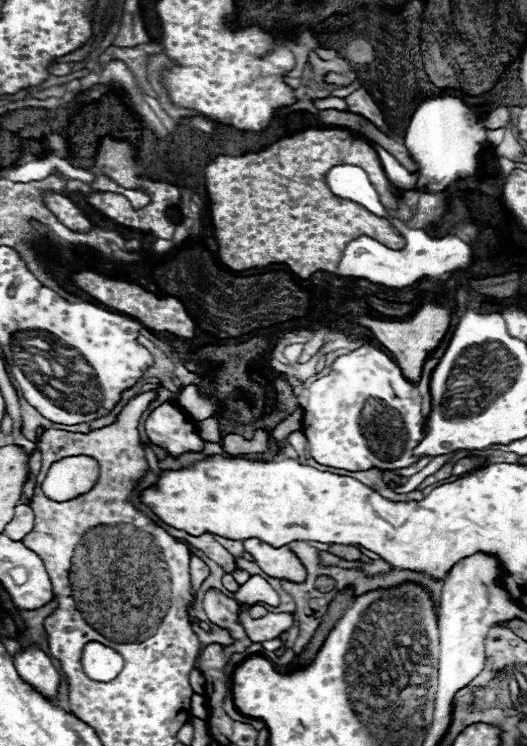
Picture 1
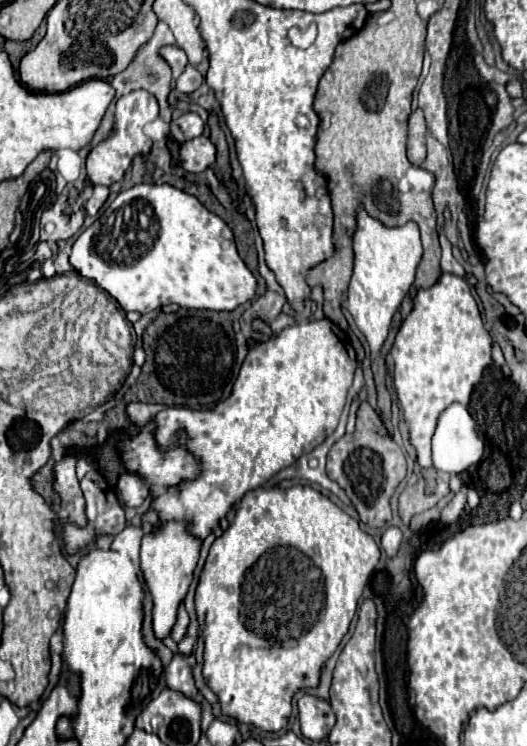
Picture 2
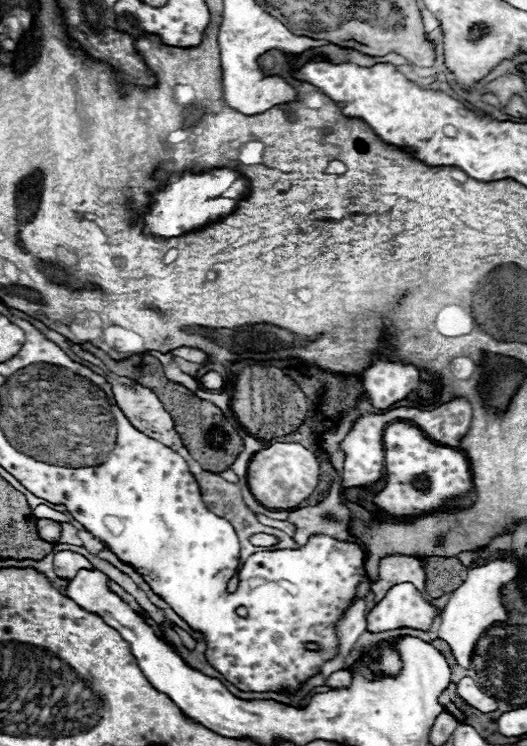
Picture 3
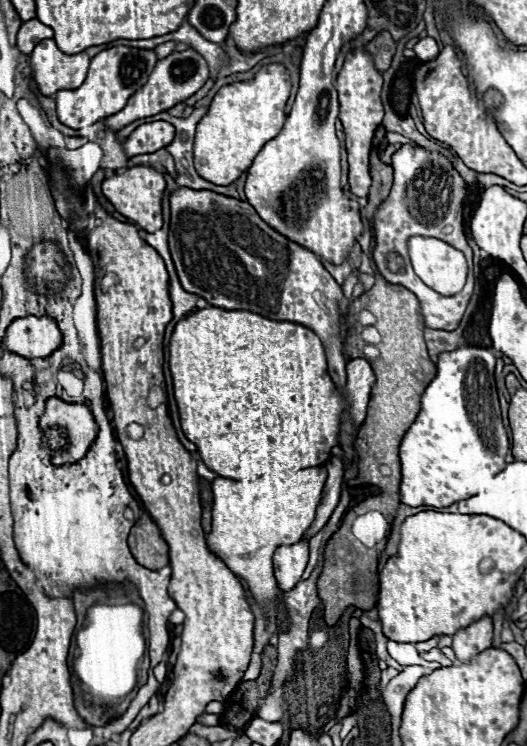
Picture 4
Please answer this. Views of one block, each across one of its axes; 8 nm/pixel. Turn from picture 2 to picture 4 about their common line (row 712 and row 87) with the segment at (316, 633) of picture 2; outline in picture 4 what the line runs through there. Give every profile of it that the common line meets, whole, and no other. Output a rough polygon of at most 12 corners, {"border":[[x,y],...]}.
{"border":[[290,74],[224,86],[198,122],[196,172],[228,186],[286,122]]}

